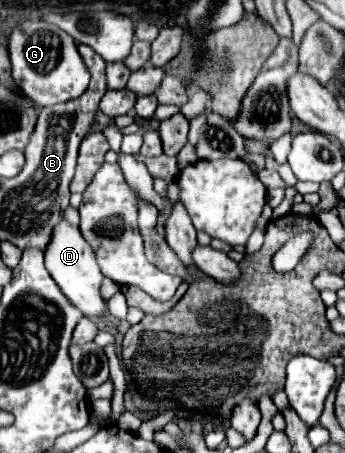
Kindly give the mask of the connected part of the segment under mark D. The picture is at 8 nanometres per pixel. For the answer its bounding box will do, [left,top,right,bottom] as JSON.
[44,220,104,316]

